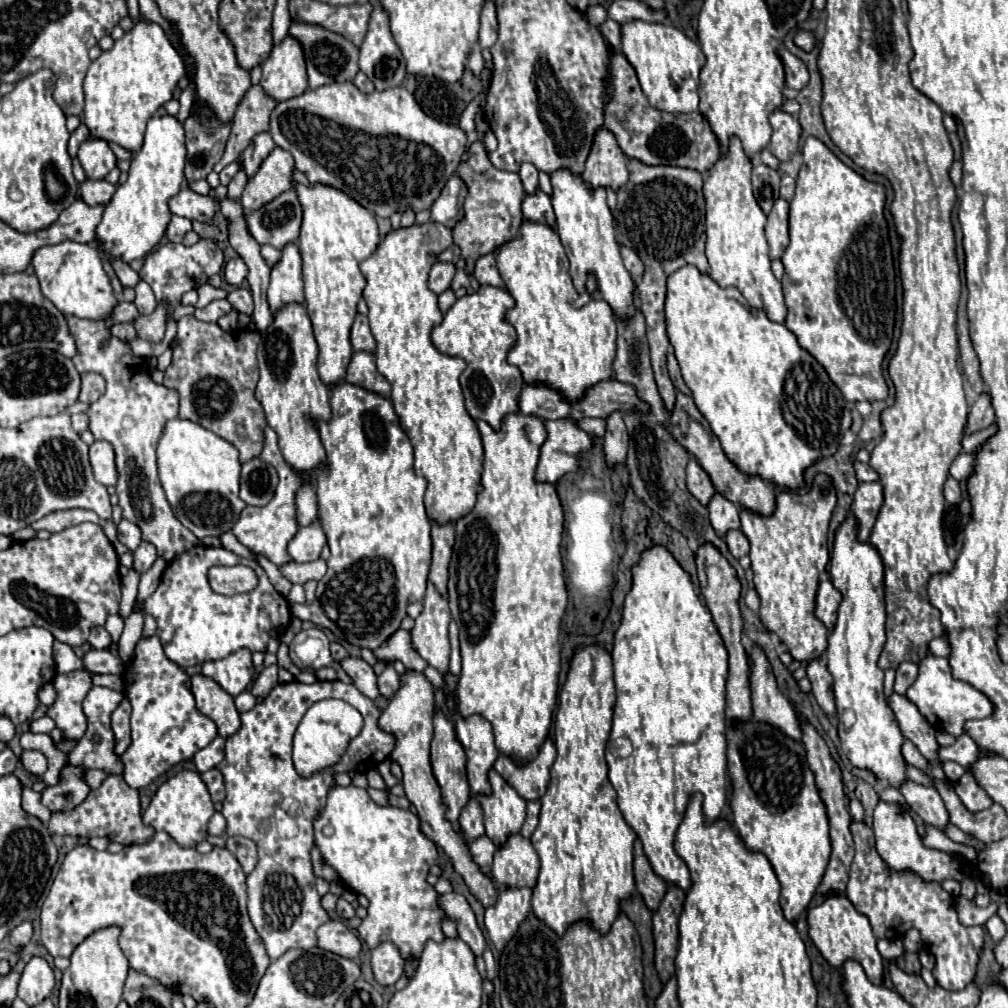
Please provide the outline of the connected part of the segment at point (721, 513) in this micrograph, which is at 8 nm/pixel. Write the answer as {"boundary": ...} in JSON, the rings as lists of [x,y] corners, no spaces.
{"boundary":[[[716,492],[712,496],[708,510],[710,510],[710,522],[716,528],[718,536],[724,536],[732,528],[740,528],[740,518],[738,518],[740,508],[734,502],[730,502],[728,498],[724,498],[722,494]]]}

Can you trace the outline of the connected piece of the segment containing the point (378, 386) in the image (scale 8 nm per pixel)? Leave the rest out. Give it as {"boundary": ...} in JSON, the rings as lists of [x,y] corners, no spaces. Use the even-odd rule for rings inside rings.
{"boundary":[[[354,352],[346,370],[346,382],[362,386],[380,396],[390,396],[390,384],[376,370],[376,356],[372,352]]]}

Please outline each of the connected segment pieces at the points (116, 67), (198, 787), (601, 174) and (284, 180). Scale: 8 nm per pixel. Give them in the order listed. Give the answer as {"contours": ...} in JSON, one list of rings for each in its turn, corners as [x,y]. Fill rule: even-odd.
{"contours":[[[[138,20],[132,30],[90,64],[84,78],[84,124],[90,134],[138,152],[148,118],[172,98],[172,92],[184,74],[186,68],[182,56],[172,46],[160,24]]],[[[180,770],[178,774],[170,776],[164,784],[160,784],[160,788],[150,800],[150,806],[142,814],[142,822],[146,826],[152,826],[154,830],[168,832],[180,846],[192,848],[196,842],[202,842],[206,838],[206,824],[212,814],[214,806],[200,774],[192,770]]],[[[600,126],[596,130],[594,144],[588,154],[582,176],[592,184],[592,188],[612,186],[614,190],[618,190],[628,180],[626,162],[628,158],[616,144],[614,134],[606,126]]],[[[274,148],[268,158],[260,164],[258,172],[248,178],[248,184],[242,192],[242,206],[246,212],[252,212],[276,196],[292,188],[292,170],[294,158],[290,152],[282,148]]]]}

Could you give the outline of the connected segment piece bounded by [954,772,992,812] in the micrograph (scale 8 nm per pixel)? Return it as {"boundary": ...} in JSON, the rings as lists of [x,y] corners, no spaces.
{"boundary":[[[966,772],[956,784],[954,784],[956,794],[960,796],[962,804],[966,806],[966,810],[970,812],[980,812],[984,808],[992,806],[992,800],[988,798],[988,794],[976,784],[974,776],[970,772]]]}

